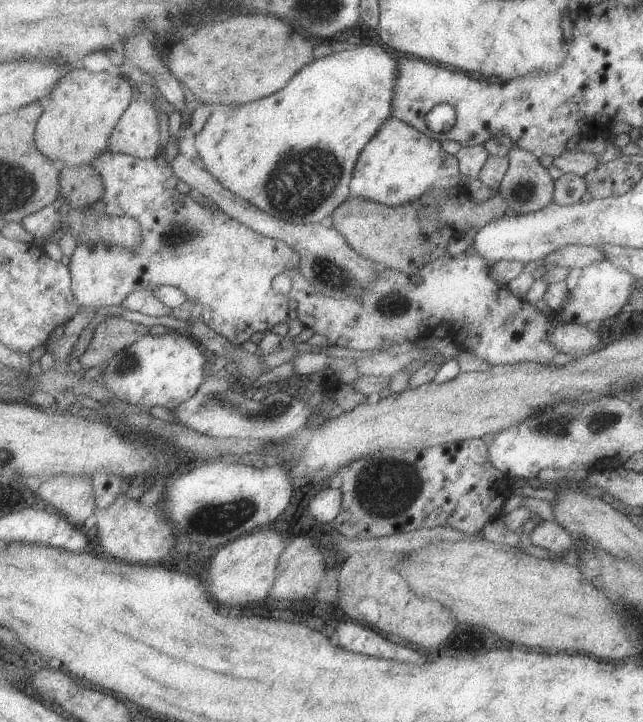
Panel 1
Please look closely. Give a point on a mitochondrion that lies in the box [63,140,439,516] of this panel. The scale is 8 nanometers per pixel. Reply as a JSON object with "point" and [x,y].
{"point":[298,185]}

